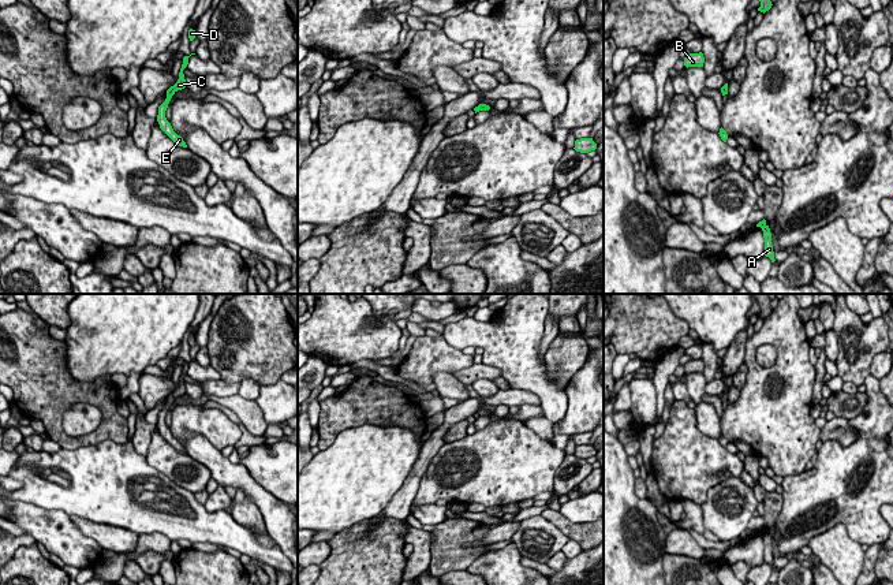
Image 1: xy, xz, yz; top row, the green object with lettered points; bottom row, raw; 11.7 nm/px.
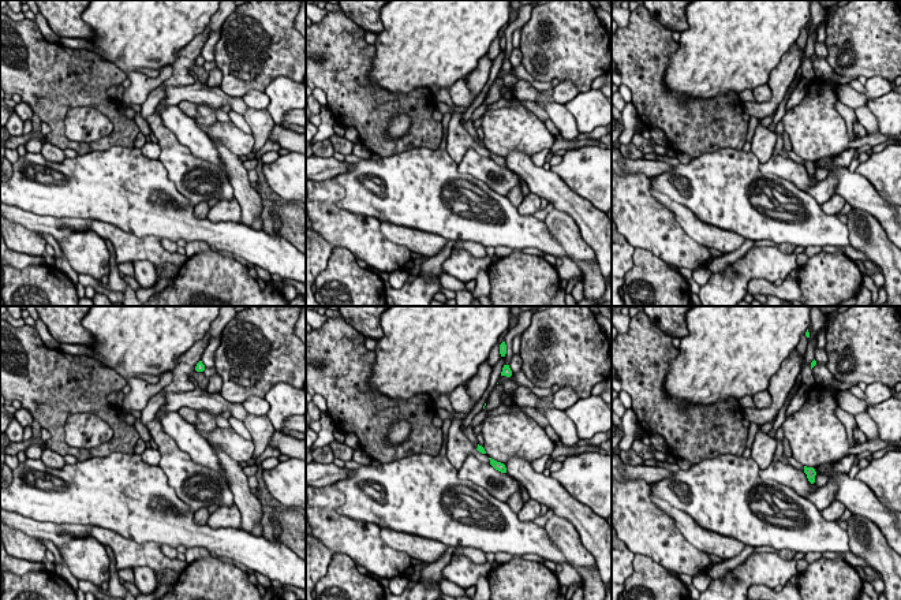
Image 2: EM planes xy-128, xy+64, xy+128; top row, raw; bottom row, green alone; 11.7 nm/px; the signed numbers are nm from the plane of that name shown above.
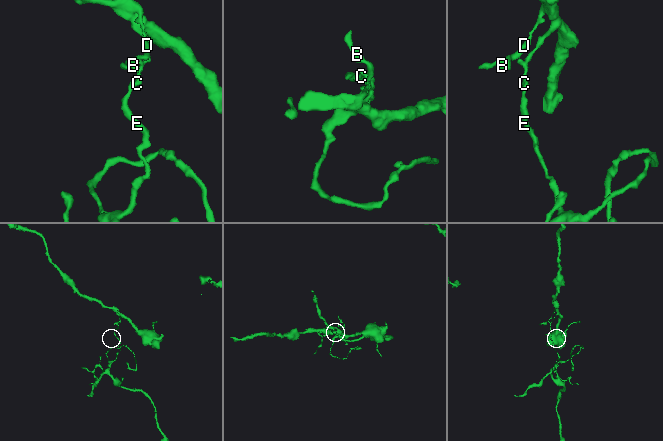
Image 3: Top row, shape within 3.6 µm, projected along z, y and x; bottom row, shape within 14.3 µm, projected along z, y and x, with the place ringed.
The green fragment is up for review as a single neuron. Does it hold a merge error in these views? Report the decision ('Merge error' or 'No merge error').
Merge error

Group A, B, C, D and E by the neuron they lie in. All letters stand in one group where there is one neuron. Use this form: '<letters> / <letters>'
A E / B C D

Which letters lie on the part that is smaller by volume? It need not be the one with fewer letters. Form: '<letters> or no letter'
A, E

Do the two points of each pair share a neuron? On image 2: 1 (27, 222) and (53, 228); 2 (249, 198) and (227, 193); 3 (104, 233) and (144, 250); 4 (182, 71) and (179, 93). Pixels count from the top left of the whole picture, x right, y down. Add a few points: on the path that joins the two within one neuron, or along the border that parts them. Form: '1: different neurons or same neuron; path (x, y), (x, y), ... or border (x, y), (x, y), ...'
1: same neuron; path (34, 223), (47, 224)
2: different neurons; border (227, 175), (235, 197)
3: same neuron; path (113, 234), (129, 248), (134, 249)
4: different neurons; border (195, 77), (191, 84), (169, 85), (160, 101)

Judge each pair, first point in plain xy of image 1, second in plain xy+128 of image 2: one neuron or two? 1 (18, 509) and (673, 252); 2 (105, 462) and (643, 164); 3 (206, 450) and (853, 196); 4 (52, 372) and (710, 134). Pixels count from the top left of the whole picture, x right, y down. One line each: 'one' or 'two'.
1: one
2: two
3: one
4: one

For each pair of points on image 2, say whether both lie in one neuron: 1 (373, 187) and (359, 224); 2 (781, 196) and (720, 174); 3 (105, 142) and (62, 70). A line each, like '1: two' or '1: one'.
1: two
2: one
3: one

